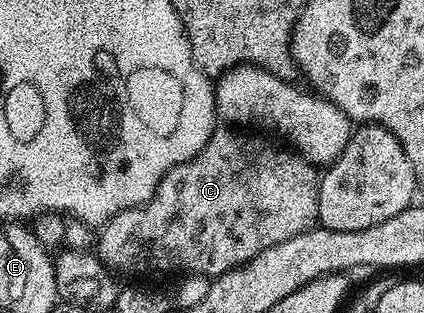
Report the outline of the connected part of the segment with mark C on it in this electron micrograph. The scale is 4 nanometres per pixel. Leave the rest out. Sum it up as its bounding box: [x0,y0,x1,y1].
[95,128,321,280]

